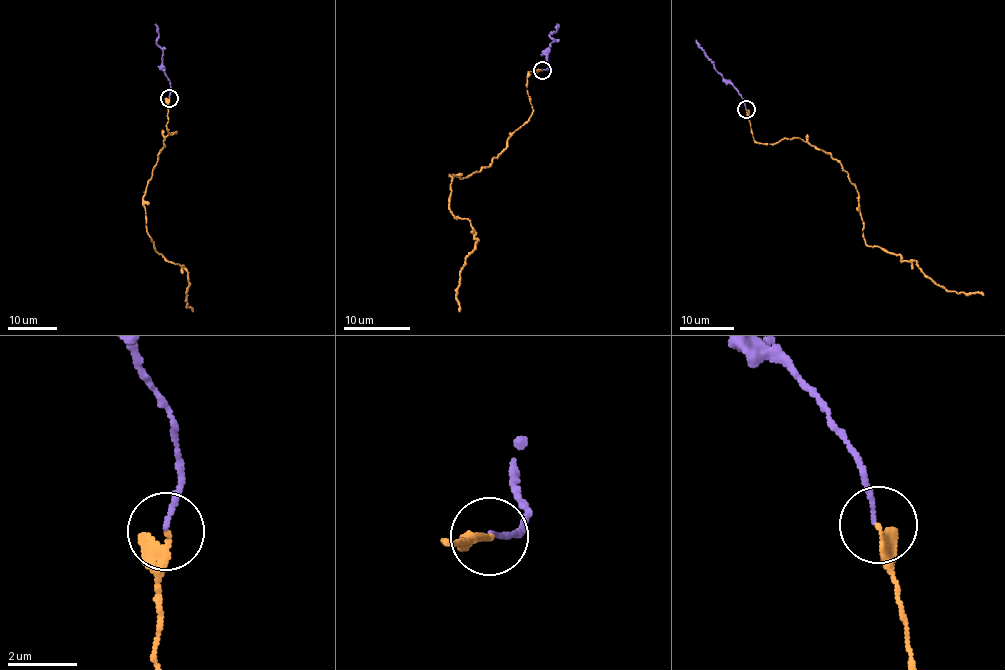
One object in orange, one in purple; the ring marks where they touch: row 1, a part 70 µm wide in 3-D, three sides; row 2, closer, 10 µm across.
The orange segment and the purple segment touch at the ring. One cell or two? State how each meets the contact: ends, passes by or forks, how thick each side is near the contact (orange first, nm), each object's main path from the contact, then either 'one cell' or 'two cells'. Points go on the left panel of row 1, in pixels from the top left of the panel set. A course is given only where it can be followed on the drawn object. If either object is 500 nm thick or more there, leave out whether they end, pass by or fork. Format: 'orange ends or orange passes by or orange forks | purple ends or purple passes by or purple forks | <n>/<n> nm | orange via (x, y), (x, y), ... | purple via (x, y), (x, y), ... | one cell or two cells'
orange passes by | purple ends | 180/110 nm | orange via (169, 98), (167, 129), (176, 133), (163, 141), (143, 198), (155, 250), (187, 272), (186, 300), (193, 312) | purple via (169, 98), (170, 84), (164, 72), (162, 49), (157, 43), (155, 24) | one cell

